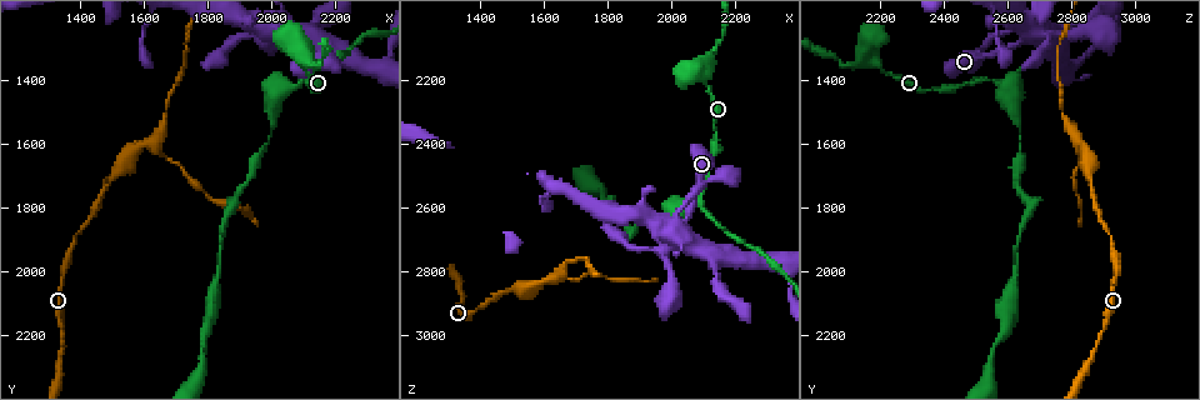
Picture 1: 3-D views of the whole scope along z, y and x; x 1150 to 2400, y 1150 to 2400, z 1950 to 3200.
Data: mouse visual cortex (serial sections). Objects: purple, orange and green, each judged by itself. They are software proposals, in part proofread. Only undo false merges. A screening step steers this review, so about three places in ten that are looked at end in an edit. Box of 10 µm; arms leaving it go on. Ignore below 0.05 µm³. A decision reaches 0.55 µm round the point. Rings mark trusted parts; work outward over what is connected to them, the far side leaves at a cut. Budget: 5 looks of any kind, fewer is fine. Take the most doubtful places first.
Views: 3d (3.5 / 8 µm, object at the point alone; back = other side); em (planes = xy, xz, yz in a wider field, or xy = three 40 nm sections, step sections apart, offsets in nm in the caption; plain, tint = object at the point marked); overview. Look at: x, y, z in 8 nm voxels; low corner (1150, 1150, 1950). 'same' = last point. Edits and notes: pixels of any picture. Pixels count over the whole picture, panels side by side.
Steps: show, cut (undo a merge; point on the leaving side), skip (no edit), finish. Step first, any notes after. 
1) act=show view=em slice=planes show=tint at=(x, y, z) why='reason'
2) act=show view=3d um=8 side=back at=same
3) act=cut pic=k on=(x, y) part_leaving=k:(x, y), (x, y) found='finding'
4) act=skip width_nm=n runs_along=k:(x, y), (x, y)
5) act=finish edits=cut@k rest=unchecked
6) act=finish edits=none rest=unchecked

act=show view=3d um=3.5 side=back at=(2100, 1400, 2570) why='calibre changes'

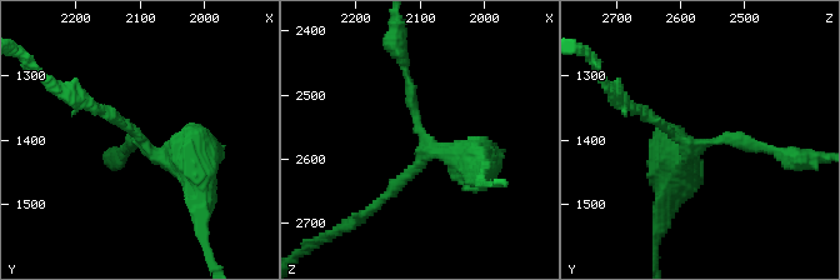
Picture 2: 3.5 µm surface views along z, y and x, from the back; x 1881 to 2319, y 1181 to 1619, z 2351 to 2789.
act=show view=em slice=xy step=1 show=tint at=(2090, 1405, 2570)

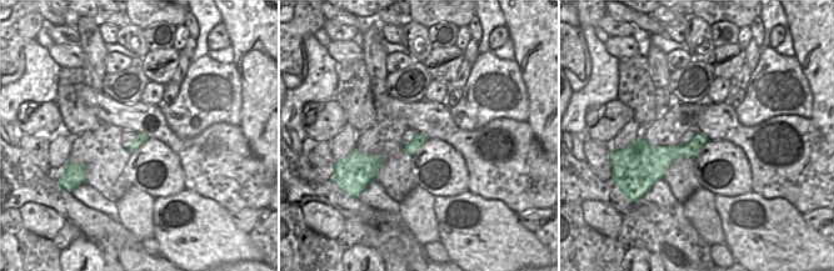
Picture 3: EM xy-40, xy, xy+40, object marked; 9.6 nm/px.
act=skip runs_along=2:(404, 64), (423, 138), (480, 170) found='all the same cell'

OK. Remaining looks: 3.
act=show view=3d um=8 at=(1630, 1600, 2830) why='a narrow waist'

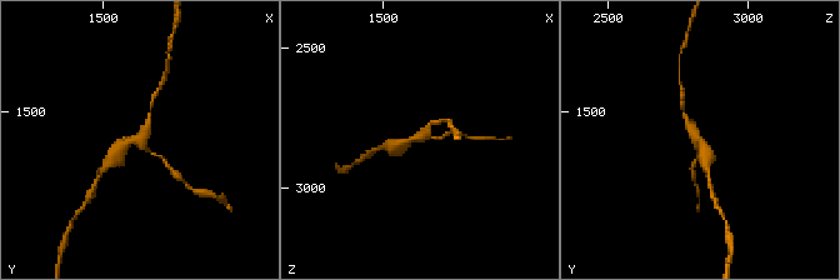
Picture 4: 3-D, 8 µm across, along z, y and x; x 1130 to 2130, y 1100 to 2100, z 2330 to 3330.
act=show view=em slice=xy step=1 show=tint at=same

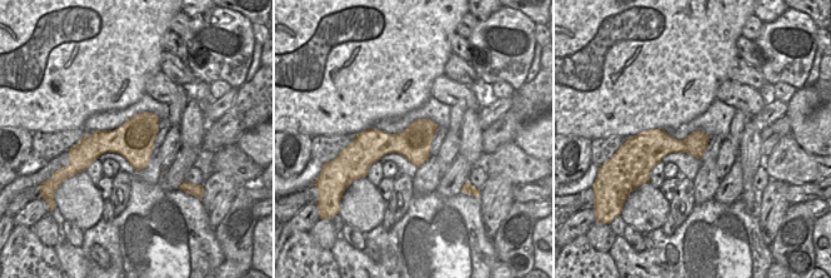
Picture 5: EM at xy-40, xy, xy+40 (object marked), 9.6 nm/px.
act=cut pic=4 on=(164, 160) part_leaving=4:(144, 148), (159, 155), (184, 180) found='a second cell is stuck on'

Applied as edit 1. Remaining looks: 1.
act=finish edits=cut@4 rest=unchecked

